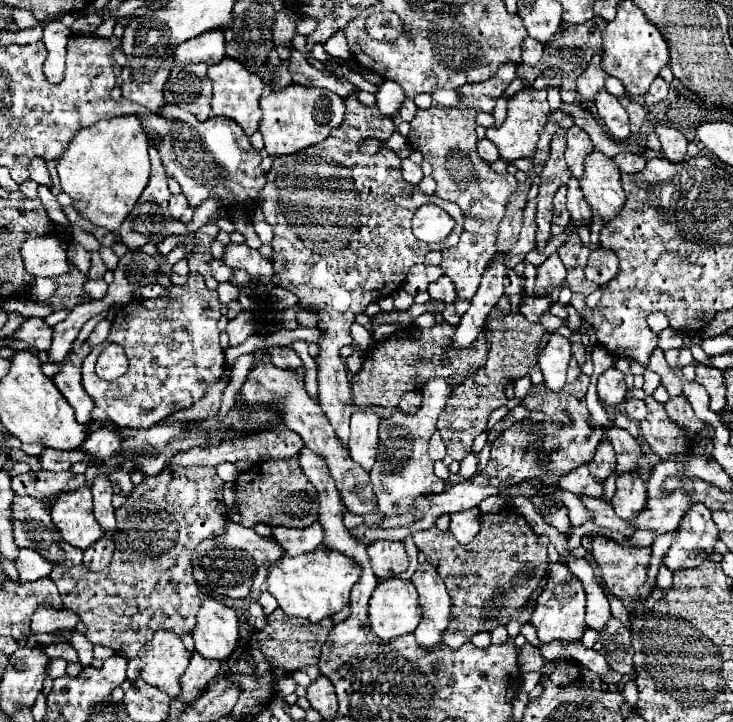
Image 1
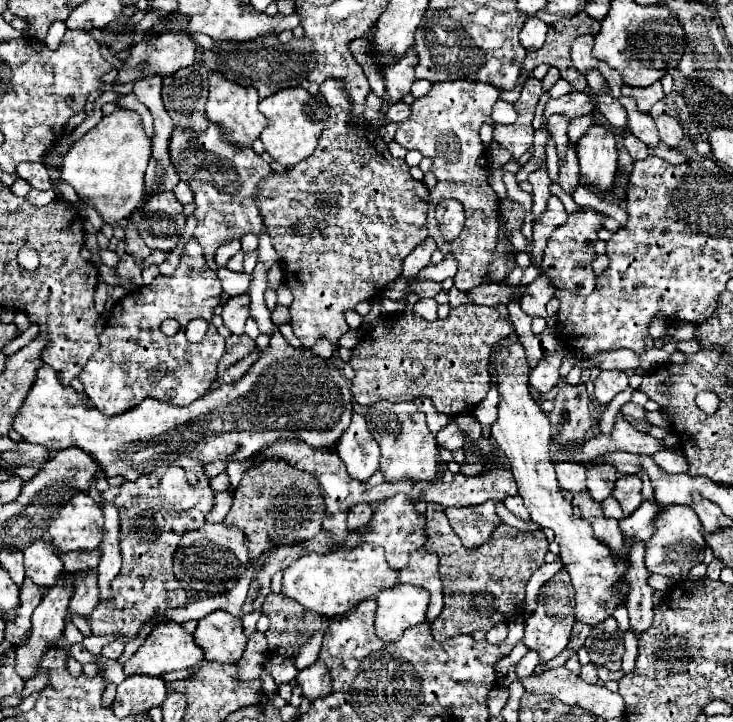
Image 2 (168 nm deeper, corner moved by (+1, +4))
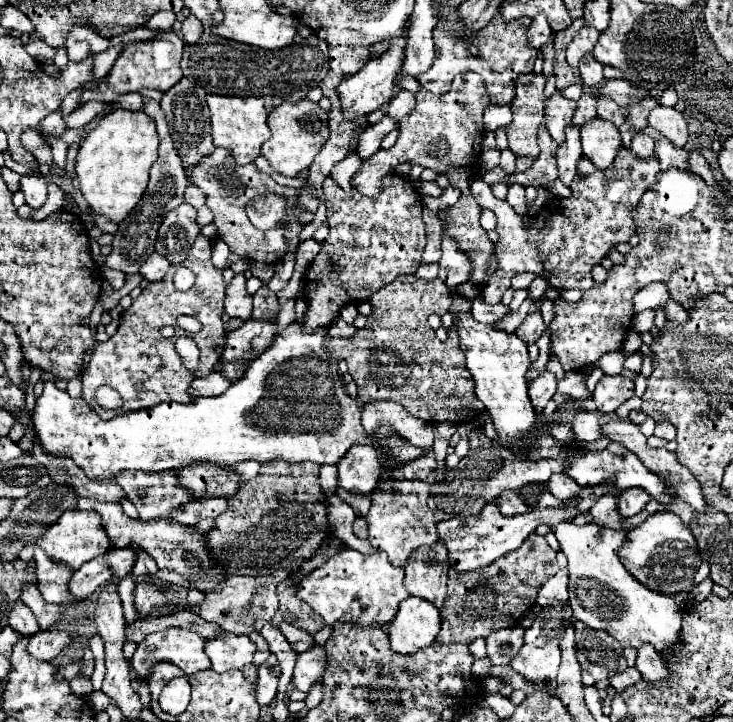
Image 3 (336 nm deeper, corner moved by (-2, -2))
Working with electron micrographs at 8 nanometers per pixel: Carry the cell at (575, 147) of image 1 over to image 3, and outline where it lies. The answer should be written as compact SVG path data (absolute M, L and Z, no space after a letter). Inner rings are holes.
M588 90L588 92L584 92L584 94L580 96L578 108L576 108L574 116L572 116L572 122L578 124L578 126L582 126L582 124L586 124L590 118L596 118L596 94Z

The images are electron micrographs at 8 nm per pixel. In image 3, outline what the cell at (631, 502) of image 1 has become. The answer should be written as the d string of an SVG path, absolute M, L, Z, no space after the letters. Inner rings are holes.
M622 490L618 496L618 512L622 518L634 516L640 510L644 510L644 506L650 502L650 494L646 494L646 490Z

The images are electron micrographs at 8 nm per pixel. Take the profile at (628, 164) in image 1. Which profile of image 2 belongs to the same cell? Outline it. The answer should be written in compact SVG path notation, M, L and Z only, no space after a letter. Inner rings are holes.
M631 134L625 136L625 148L627 148L627 152L631 154L633 160L643 160L643 158L647 158L647 144L643 144L641 140L637 140L637 138L631 136Z

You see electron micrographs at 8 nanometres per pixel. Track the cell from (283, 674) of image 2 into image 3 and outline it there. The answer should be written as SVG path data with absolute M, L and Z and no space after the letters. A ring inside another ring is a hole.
M270 656L260 668L258 668L258 682L256 682L256 700L260 706L270 706L276 692L278 692L278 678L280 678L280 666L276 656Z

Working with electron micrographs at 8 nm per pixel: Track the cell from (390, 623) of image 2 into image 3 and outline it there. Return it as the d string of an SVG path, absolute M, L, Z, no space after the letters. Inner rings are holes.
M406 598L388 626L392 650L398 654L414 654L430 646L440 632L440 612L422 598Z

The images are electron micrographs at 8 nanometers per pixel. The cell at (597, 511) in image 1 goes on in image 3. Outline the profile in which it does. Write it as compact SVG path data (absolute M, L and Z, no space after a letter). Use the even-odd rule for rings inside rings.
M642 646L642 650L638 650L638 660L636 660L636 668L638 672L650 680L650 682L660 682L668 678L668 668L664 658L654 650L654 646Z

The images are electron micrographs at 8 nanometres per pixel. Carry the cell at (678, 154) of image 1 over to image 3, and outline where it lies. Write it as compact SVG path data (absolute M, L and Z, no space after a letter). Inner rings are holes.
M656 106L650 116L648 124L656 128L664 138L668 138L676 146L684 146L688 140L688 126L684 116L676 108L666 108L666 106Z

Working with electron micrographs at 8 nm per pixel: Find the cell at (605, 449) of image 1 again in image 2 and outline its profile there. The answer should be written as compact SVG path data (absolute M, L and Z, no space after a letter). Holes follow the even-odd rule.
M589 464L587 466L587 490L593 500L603 502L611 496L617 480L617 470L611 464Z

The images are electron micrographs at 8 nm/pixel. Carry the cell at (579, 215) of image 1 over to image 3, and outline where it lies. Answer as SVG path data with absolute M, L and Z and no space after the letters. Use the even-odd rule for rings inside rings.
M568 124L564 130L566 142L558 146L558 178L570 186L576 174L576 164L582 158L582 146L580 146L580 128L576 124Z

